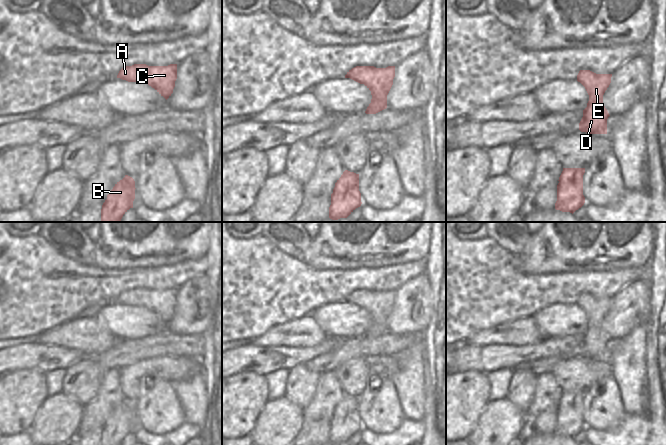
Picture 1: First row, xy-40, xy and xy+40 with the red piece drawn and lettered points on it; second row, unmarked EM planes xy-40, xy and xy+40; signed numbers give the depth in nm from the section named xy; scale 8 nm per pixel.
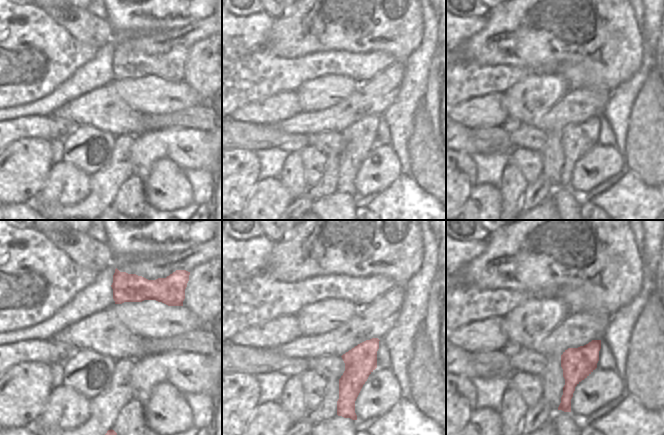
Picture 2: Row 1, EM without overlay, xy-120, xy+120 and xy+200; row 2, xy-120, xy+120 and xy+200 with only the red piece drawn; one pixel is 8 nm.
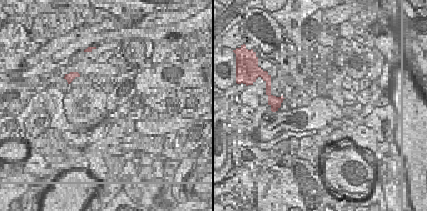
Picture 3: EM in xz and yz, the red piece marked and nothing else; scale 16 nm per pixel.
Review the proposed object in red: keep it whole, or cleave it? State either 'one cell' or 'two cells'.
one cell

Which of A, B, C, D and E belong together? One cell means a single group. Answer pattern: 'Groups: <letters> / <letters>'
Groups: A B C D E.

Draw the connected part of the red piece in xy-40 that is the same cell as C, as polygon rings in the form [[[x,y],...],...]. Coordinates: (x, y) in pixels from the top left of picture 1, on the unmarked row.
[[[134,288],[122,292],[117,302],[128,306],[144,306],[167,324],[175,311],[177,288],[170,288],[168,290]]]

